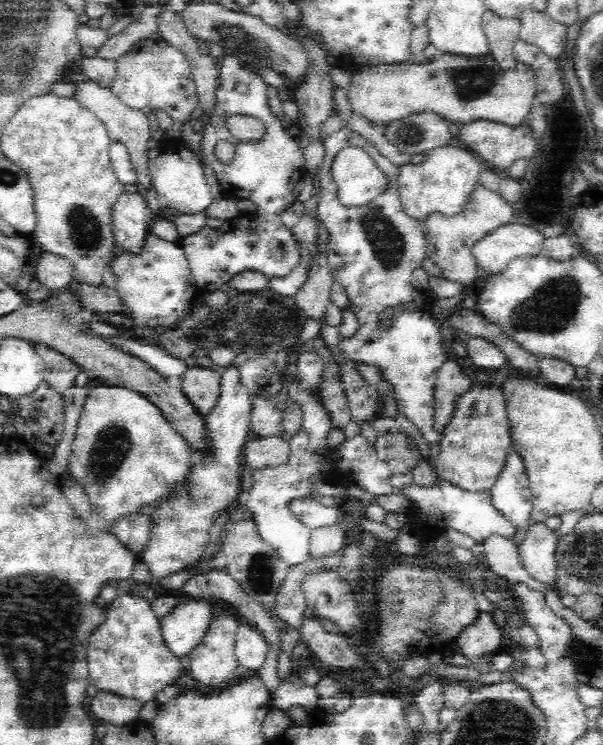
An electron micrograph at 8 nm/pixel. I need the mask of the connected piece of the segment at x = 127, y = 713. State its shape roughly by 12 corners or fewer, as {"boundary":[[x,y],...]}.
{"boundary":[[98,692],[90,710],[110,726],[138,722],[142,700]]}

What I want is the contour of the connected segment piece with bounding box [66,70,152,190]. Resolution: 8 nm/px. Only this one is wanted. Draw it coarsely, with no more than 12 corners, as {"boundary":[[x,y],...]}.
{"boundary":[[74,70],[66,78],[76,102],[106,124],[112,140],[128,146],[138,184],[148,174],[150,124],[146,112],[124,106]]}

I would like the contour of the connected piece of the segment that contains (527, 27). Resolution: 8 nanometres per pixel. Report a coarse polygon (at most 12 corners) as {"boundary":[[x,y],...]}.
{"boundary":[[526,10],[520,40],[560,60],[568,28],[546,12]]}

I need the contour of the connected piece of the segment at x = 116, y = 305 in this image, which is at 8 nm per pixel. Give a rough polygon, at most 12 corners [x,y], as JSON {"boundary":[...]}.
{"boundary":[[70,282],[90,314],[128,316],[116,288]]}

